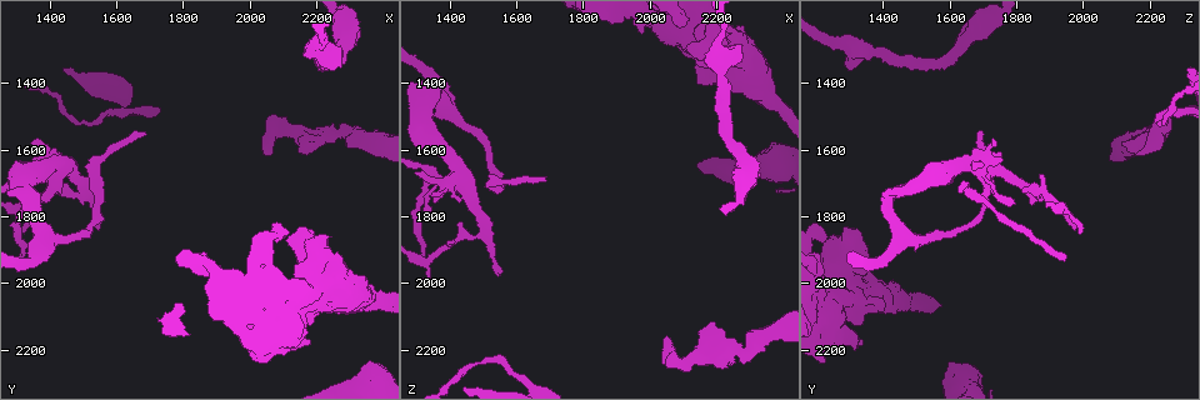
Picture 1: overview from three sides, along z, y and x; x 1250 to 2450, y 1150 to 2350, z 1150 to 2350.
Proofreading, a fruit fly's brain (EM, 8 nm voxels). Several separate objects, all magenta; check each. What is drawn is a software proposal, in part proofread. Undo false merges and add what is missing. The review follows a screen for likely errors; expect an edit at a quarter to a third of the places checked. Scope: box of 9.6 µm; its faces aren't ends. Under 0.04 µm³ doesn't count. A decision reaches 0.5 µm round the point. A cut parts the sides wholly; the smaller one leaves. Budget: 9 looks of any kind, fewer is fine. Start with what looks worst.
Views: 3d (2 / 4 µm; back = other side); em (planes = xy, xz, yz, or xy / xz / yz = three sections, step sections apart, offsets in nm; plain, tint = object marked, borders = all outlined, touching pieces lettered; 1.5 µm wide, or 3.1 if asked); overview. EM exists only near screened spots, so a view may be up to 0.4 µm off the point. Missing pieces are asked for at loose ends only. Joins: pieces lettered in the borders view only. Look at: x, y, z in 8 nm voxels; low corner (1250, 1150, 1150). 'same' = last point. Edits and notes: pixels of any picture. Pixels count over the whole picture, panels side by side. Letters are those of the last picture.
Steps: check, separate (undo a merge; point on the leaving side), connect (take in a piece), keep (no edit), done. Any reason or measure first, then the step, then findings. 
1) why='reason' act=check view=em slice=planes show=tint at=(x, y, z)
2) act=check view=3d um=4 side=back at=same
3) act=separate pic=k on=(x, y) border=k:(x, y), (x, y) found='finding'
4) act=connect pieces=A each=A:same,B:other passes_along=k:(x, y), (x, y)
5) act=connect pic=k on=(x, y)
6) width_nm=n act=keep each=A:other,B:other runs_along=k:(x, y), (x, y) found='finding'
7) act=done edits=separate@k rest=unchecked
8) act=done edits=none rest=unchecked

why='a fork' act=check view=3d um=2 at=(2230, 1550, 2210)

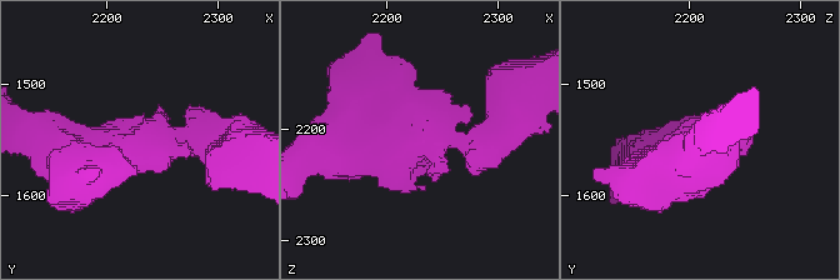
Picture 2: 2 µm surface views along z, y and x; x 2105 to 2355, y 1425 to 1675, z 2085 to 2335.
arms=3 arm_widths_nm=260,300,300 why='shape alone is not enough' act=check view=em slice=planes show=plain at=(2232, 1548, 2208)

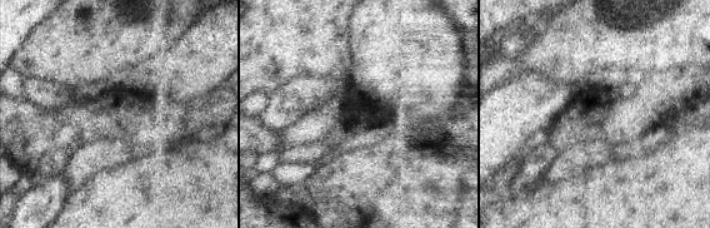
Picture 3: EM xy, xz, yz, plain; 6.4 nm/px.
why='see the neighbours' act=check view=em slice=planes show=borders at=same

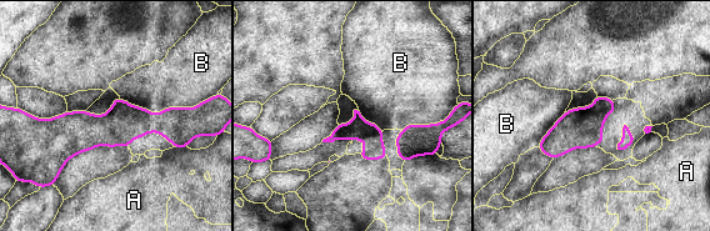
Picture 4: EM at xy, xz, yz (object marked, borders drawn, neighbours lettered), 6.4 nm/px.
longest_contact=B:500nm act=keep each=A:other,B:other border=4:(120, 98), (151, 113), (198, 105) found='all the same cell'

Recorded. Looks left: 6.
why='an open end' act=check view=3d um=4 side=back at=(2150, 2050, 1400)

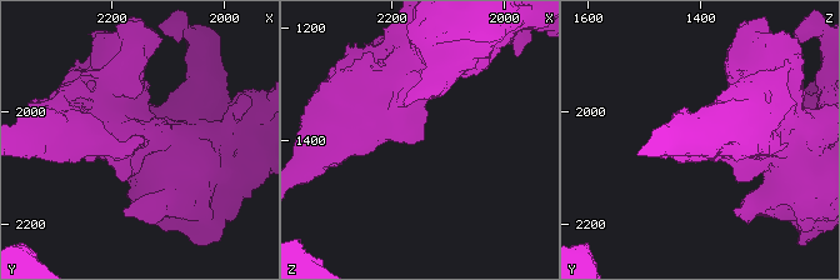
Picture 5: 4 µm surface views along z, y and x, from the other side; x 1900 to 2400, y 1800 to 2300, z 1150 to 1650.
act=check view=em slice=planes show=borders at=(2145, 2045, 1395)

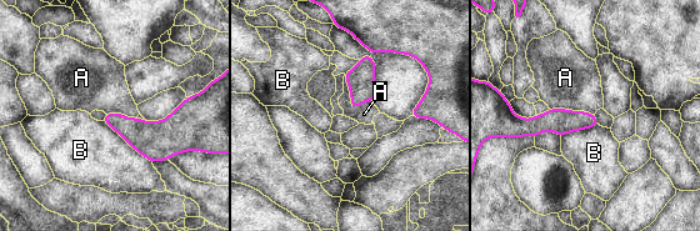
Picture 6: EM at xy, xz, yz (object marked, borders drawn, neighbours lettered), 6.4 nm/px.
act=keep each=A:other,B:other found='none of them fits'

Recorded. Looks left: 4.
why='abrupt turn' act=check view=em slice=yz step=4 show=borders at=(1340, 1740, 1670)

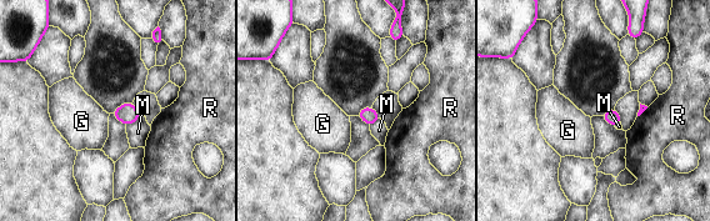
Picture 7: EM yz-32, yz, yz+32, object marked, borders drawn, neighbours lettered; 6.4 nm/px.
act=keep each=G:other,M:other,R:other border=7:(140, 115), (126, 126) found='one cell here'

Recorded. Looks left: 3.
why='abrupt turn' act=check view=3d um=4 at=(1510, 1730, 1850)

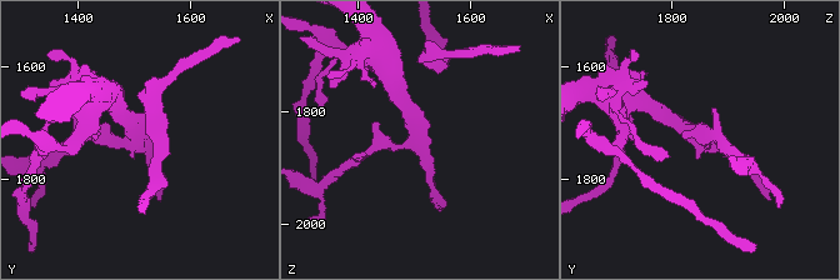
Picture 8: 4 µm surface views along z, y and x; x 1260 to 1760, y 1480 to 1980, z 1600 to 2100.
why='shape alone is not enough' act=check view=em slice=xy step=8 show=tint at=(1500, 1730, 1850)

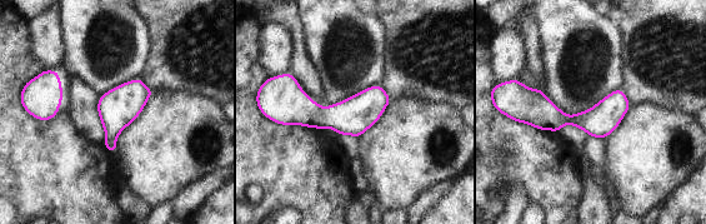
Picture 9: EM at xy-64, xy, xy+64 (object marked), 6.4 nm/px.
act=check view=em slice=xy step=8 show=borders at=same

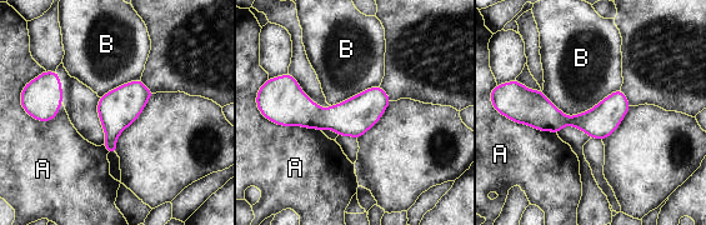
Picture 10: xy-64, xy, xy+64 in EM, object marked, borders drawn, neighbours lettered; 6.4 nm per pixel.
act=keep each=A:other,B:other runs_along=10:(386, 100), (356, 115), (280, 111) found='continuous, no second cell'

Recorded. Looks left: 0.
act=done edits=none rest=unchecked

